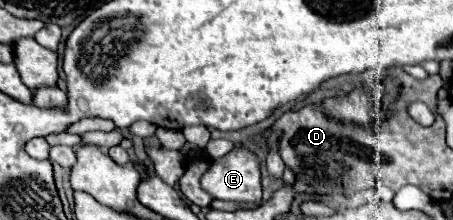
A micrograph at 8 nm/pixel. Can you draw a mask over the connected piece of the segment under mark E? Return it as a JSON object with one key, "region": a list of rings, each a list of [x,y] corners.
{"region":[[[234,148],[226,156],[212,162],[210,170],[202,176],[202,188],[218,200],[232,200],[232,202],[260,202],[262,188],[260,188],[260,170],[258,160],[248,148]]]}

